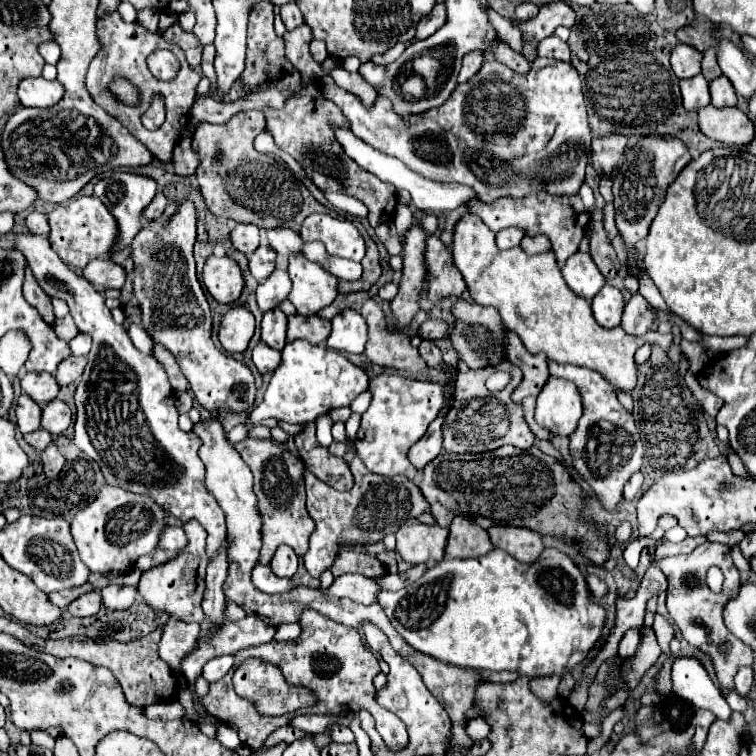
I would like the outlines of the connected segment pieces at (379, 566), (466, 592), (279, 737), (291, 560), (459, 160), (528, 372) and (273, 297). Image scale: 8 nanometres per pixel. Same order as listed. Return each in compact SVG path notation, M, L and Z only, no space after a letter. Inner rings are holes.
M345 549L337 555L331 571L335 577L343 575L343 573L361 573L365 577L379 577L379 575L387 573L387 567L363 551Z
M493 549L487 555L477 557L477 559L443 559L437 565L433 565L431 569L427 569L407 589L401 589L401 591L395 591L395 593L381 591L379 593L379 605L383 607L385 615L389 617L389 621L397 629L397 633L413 649L417 649L421 653L427 653L427 655L431 655L439 661L459 665L459 667L475 667L475 669L481 667L481 669L489 669L489 671L519 671L519 675L527 675L527 677L551 677L551 675L563 677L565 673L571 673L579 663L583 663L589 649L593 649L593 645L601 637L601 631L603 631L605 619L607 619L607 613L605 613L603 605L599 605L593 599L593 595L589 591L589 585L587 585L583 573L579 571L579 567L573 563L573 559L567 553L561 553L557 549L545 549L533 565L523 565L515 557L511 557L509 553L505 553L501 549Z
M281 727L281 729L277 729L277 731L273 731L273 735L269 735L269 739L265 739L265 743L263 743L263 747L261 749L257 749L255 753L259 753L259 751L265 751L265 749L269 749L269 747L273 747L273 745L277 745L277 743L293 743L295 739L301 739L305 733L303 731L297 731L297 729L293 729L293 727Z
M281 545L271 559L271 569L277 577L293 577L297 571L297 563L299 557L295 555L295 551L289 545Z
M537 57L525 75L519 75L507 65L489 59L475 77L471 77L467 83L459 83L453 95L441 107L409 119L397 117L397 113L391 109L391 103L381 97L377 97L373 109L365 109L355 95L349 95L345 89L337 87L331 77L323 79L323 91L325 97L343 109L345 117L351 121L353 133L373 149L401 159L411 171L417 171L431 181L465 183L475 189L479 199L485 203L493 203L501 197L523 199L537 195L537 191L557 197L575 195L583 183L585 167L591 157L591 127L587 121L587 105L579 73L571 63L557 59ZM509 143L513 143L513 155L507 153Z
M511 331L507 337L509 337L507 347L505 347L507 359L523 371L523 381L519 383L519 387L515 389L511 399L515 403L521 403L521 399L527 397L527 395L539 395L543 385L549 381L549 361L547 361L545 353L531 355L523 347L517 333Z
M275 269L271 273L271 277L257 287L257 305L259 305L259 309L265 313L269 309L279 307L279 303L287 299L289 291L291 291L289 273L283 271L283 269Z

